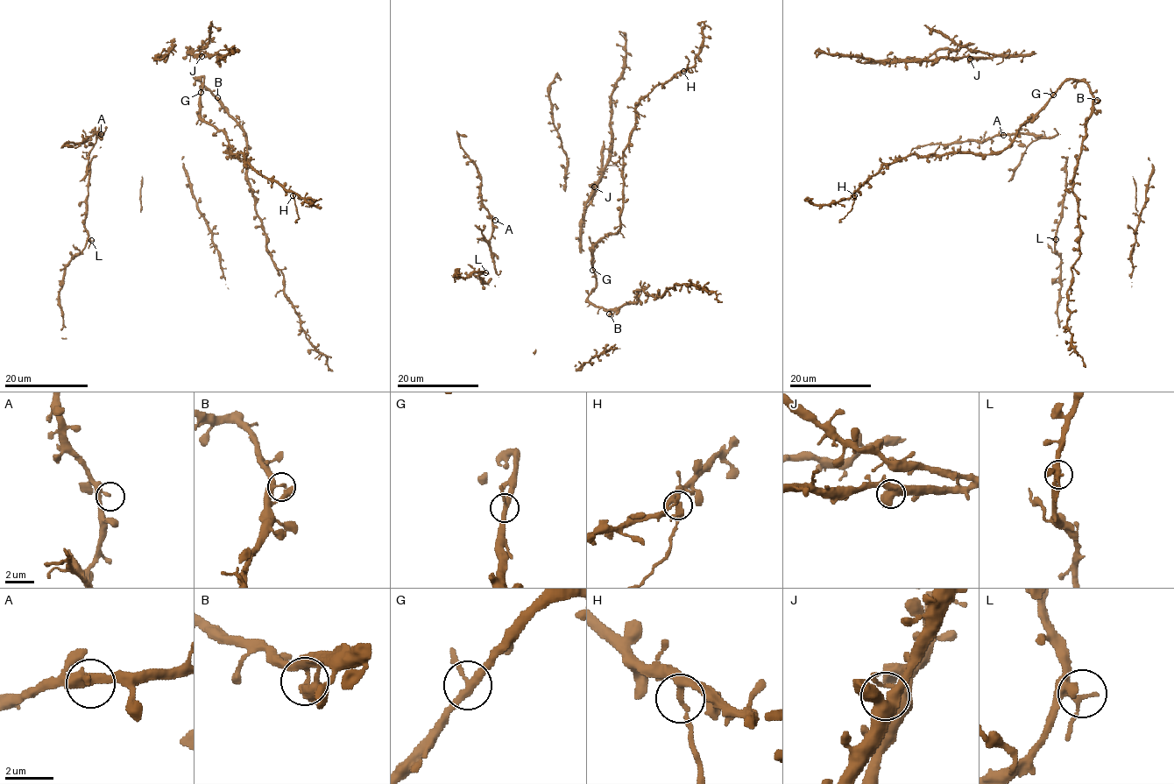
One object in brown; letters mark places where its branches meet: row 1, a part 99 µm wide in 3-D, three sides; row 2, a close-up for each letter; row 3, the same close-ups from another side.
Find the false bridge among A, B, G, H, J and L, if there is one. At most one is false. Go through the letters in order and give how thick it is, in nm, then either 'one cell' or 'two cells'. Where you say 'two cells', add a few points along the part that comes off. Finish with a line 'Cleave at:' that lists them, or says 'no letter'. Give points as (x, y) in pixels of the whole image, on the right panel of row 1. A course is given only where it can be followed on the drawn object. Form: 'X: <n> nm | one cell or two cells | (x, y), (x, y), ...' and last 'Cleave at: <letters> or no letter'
A: 240 nm | one cell
B: 280 nm | one cell
G: 280 nm | one cell
H: 240 nm | two cells | (854, 195), (852, 208), (838, 222)
J: 480 nm | one cell
L: 240 nm | one cell
Cleave at: H

